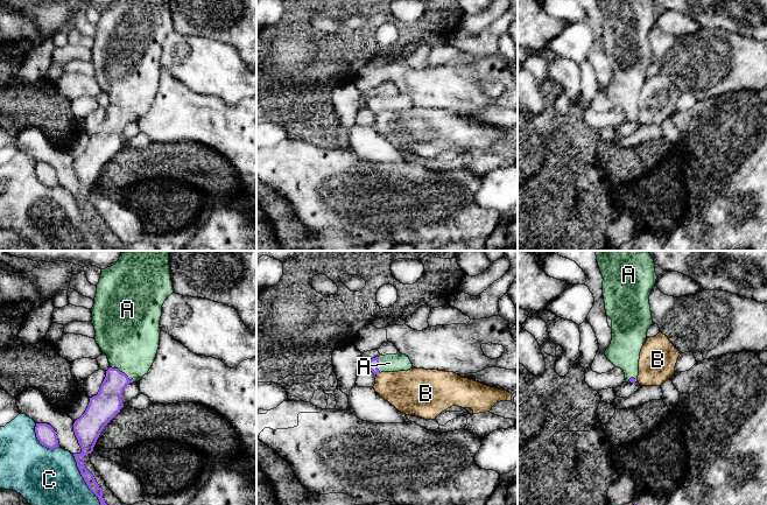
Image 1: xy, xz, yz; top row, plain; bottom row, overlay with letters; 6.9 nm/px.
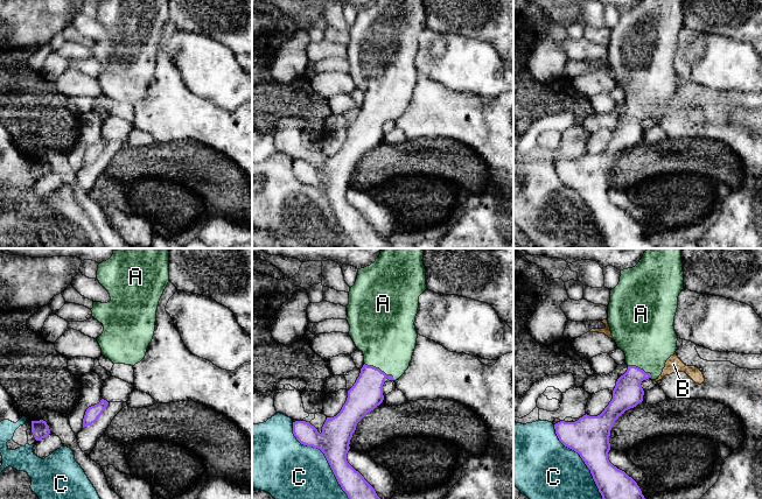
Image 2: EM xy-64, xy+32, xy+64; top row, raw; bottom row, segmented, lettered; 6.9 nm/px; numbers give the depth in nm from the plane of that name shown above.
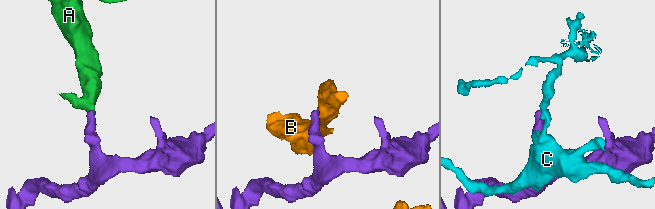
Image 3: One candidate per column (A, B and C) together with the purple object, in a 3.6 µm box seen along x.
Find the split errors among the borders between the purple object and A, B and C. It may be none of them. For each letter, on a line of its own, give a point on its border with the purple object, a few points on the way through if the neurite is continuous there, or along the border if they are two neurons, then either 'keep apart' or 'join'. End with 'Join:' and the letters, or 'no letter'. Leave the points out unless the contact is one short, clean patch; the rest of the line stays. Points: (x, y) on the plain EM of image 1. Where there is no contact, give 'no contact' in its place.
A: xy (121, 111) | across xy (107, 141), (111, 127), (121, 111), (129, 99), (129, 76) | join
B: xz (378, 111) | keep apart
C: xy (85, 221) | keep apart
Join: A

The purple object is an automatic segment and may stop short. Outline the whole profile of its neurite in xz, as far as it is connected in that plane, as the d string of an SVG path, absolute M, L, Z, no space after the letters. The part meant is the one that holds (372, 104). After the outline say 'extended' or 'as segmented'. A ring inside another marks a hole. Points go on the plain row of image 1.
M397 91L396 93L380 93L367 101L366 107L374 113L381 111L399 111L413 107L413 103L406 93Z | extended

